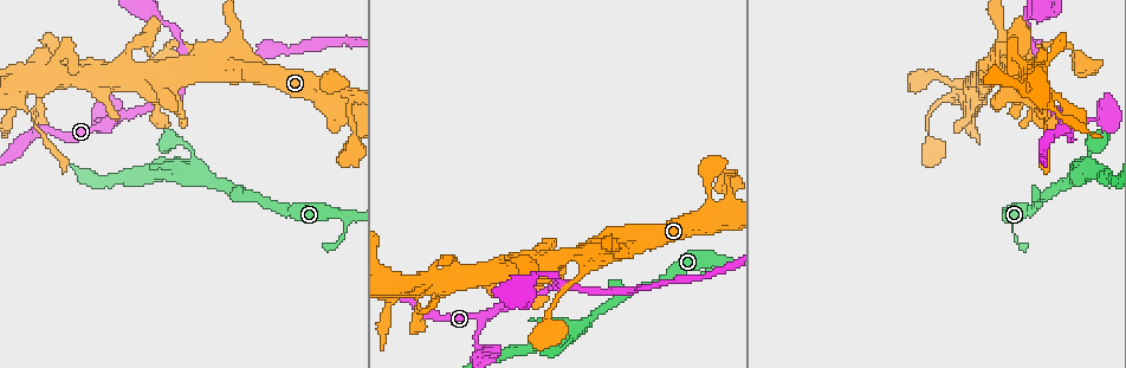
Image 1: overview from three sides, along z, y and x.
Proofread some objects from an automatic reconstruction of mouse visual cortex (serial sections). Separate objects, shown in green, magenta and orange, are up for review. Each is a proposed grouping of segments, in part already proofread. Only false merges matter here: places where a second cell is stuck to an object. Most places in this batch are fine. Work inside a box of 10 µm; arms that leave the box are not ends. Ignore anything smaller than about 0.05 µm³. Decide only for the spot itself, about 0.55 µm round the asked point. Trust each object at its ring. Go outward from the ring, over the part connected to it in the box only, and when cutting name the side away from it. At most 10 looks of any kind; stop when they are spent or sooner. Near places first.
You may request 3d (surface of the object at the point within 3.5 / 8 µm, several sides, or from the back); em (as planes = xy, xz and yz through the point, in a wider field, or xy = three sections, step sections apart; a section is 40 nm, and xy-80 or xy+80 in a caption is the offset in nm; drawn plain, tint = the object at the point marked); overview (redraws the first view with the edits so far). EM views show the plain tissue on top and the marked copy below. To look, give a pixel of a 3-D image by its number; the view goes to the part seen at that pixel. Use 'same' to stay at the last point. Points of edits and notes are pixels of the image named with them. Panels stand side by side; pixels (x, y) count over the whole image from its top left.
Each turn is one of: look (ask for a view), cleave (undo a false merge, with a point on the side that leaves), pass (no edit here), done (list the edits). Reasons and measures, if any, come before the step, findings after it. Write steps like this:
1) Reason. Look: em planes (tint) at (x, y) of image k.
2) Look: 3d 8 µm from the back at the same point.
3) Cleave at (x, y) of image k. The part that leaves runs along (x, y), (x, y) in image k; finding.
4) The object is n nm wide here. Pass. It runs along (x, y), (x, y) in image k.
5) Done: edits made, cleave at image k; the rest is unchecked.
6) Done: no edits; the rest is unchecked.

Look: 3d 8 µm at (1089, 170) of image 1.

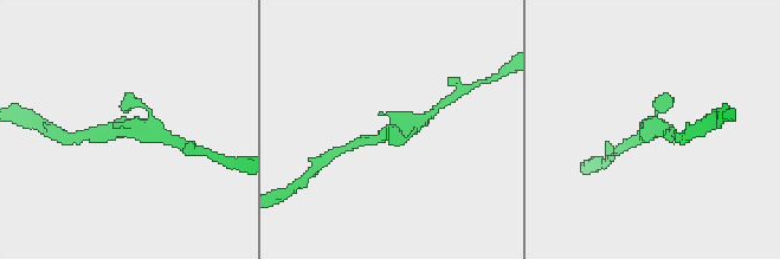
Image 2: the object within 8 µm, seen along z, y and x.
Now the EM. Look: em xy step 5 (tint) at the same point.

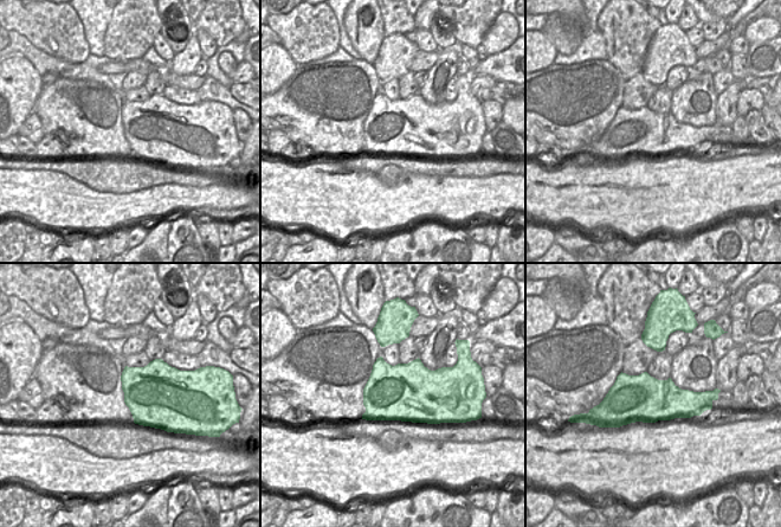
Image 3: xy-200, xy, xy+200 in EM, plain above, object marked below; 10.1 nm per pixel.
The object is 600 nm wide here. Pass. It runs along (427, 116), (366, 141) in image 2; all the same cell.

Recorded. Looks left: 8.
Three arms meet. Look: 3d 8 µm at (571, 287) of image 1.

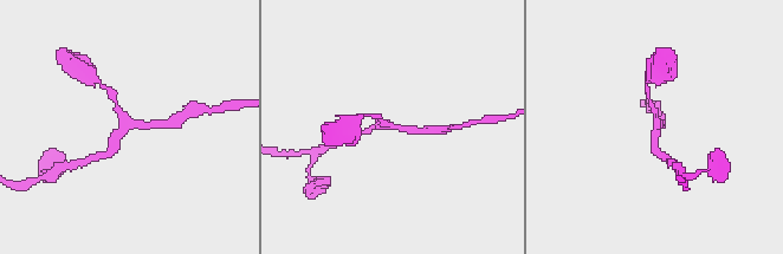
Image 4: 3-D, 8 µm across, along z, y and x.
3 arms meet here; the arms are 150, 200, 200 nm wide. Look: em planes (tint) at the same point.

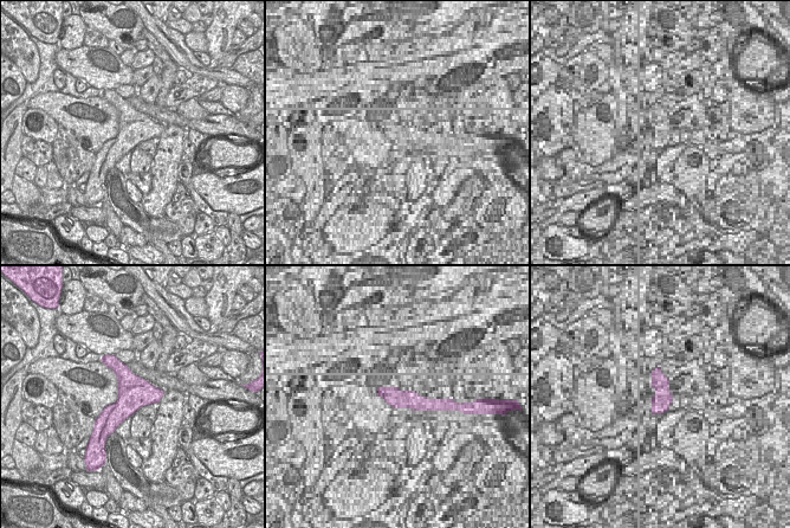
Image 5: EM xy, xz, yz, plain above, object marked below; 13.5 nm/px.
Pass. It runs along (660, 152), (649, 96) in image 4; all the same cell.

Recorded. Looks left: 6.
Three arms meet. Look: 3d 3.5 µm at (44, 81) of image 1.

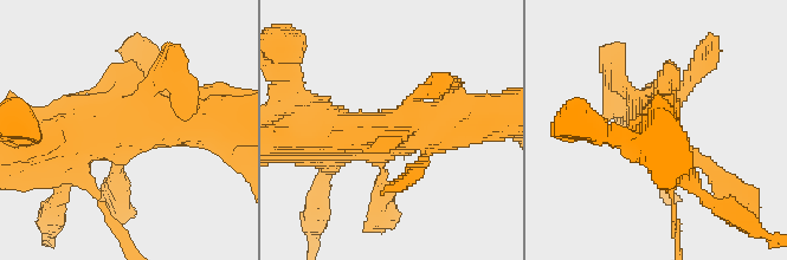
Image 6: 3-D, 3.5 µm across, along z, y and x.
Need the tissue. Look: em xy step 1 (tint) at (124, 132) of image 6.

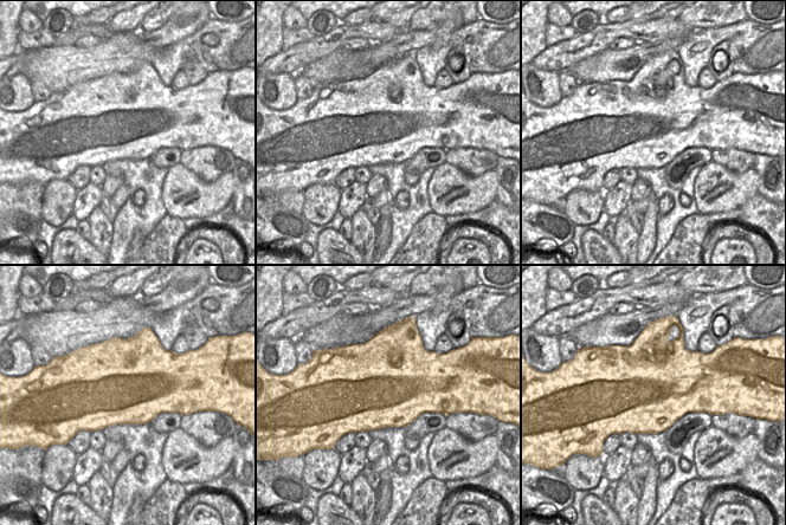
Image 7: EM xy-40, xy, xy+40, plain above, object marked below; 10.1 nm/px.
Pass. It runs along (224, 116), (75, 130), (64, 142) in image 6; one cell here.

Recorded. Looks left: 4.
Sharp bend. Look: 3d 3.5 µm at (344, 92) of image 1.

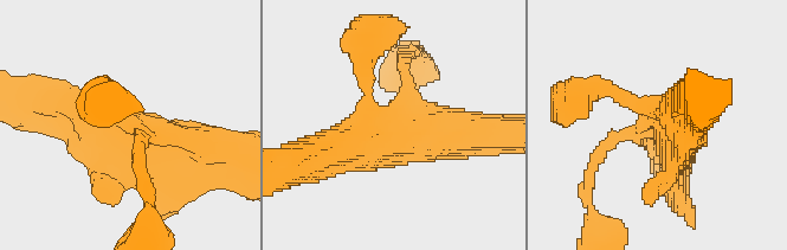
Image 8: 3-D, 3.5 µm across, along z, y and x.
Shape alone is not enough. Look: em xy step 2 (tint) at (129, 121) of image 8.

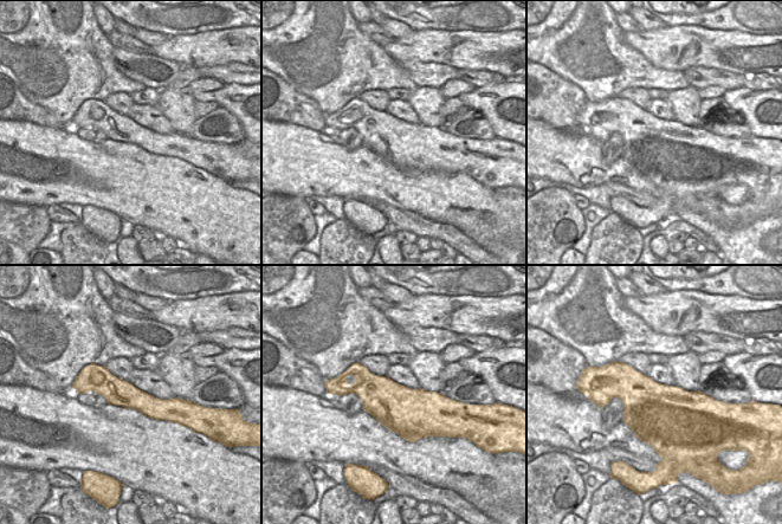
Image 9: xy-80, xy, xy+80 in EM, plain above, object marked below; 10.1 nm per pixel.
Pass. It runs along (79, 388), (180, 401) in image 9; one cell here.

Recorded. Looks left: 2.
Done: no edits; the rest is unchecked.

